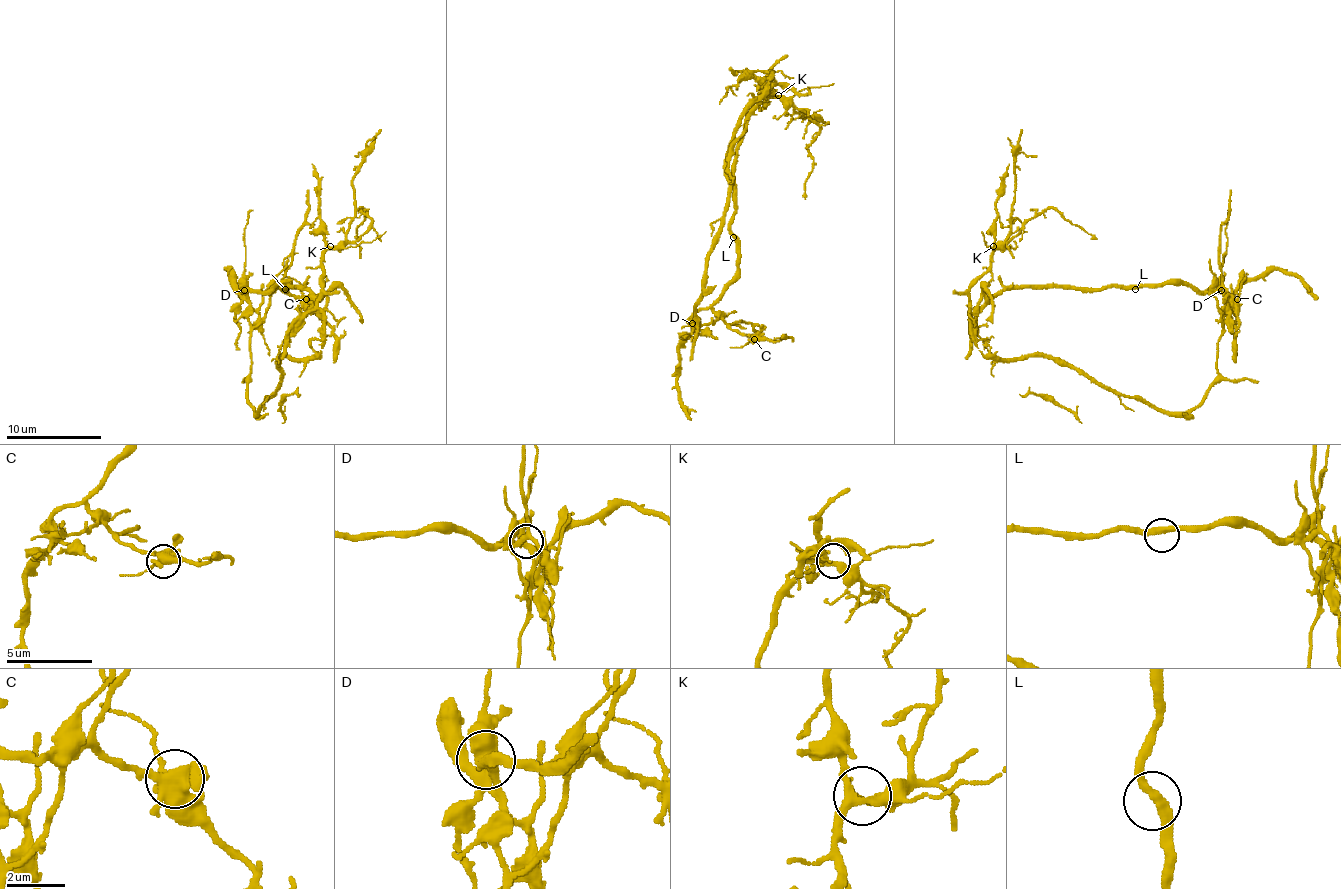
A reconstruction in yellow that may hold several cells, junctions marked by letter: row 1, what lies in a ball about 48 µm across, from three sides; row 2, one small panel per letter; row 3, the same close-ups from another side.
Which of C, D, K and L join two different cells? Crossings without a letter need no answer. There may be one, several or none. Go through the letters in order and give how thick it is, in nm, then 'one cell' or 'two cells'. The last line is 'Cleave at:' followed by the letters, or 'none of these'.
C: 440 nm | one cell
D: 400 nm | two cells
K: 280 nm | one cell
L: 340 nm | one cell
Cleave at: D

